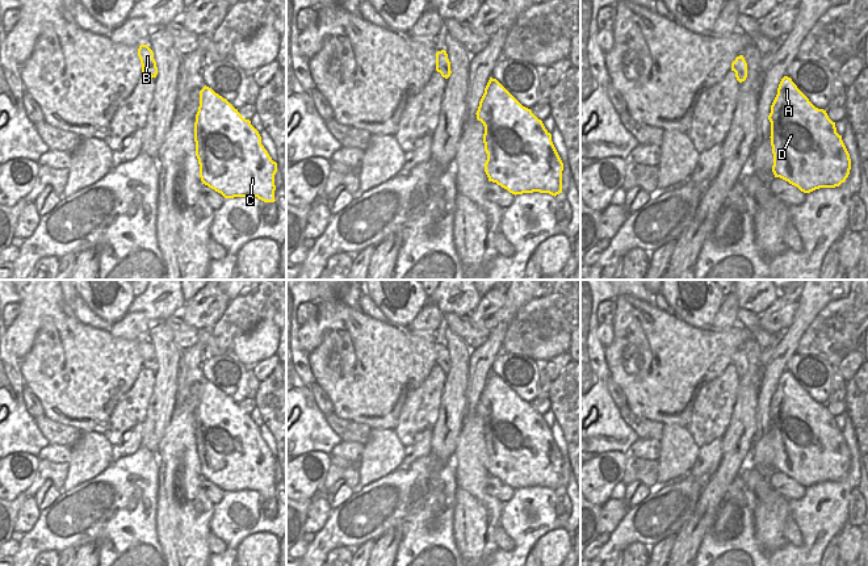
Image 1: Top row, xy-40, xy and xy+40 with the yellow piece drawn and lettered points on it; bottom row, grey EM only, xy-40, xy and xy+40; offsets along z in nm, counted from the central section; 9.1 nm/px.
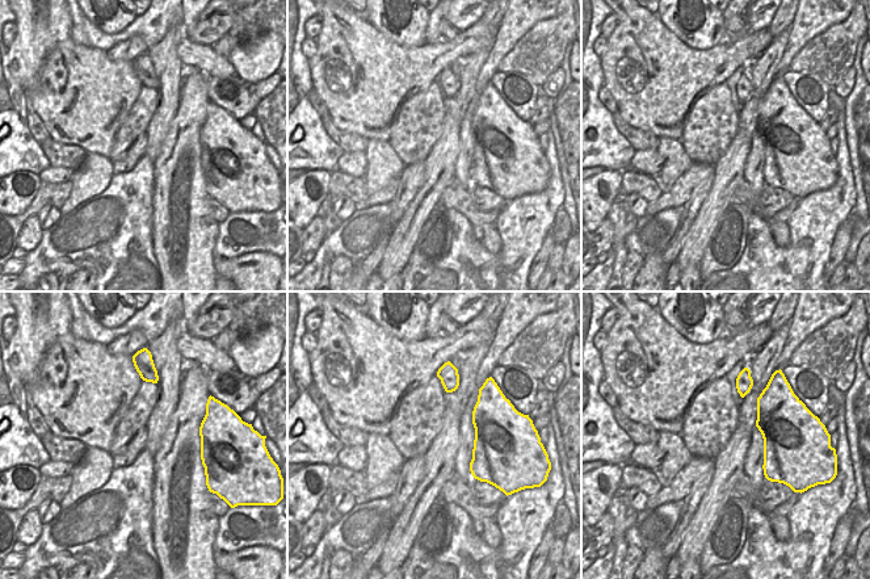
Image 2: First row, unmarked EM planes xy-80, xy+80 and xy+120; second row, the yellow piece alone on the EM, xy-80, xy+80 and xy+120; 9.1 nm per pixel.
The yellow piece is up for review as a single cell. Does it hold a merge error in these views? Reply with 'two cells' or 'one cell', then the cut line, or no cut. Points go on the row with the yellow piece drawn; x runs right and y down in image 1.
one cell; no cut

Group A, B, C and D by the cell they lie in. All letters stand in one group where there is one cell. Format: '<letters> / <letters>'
A B C D

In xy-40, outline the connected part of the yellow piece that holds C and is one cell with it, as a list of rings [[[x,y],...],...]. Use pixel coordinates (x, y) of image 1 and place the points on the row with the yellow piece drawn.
[[[206,85],[200,91],[194,142],[202,184],[225,198],[276,201],[277,163],[261,144],[259,131]]]

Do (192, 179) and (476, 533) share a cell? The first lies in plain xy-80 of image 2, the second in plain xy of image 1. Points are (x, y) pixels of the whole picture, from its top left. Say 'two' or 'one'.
one

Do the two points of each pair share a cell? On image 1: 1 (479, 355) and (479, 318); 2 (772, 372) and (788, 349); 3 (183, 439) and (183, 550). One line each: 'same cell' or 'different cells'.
1: different cells
2: same cell
3: same cell

